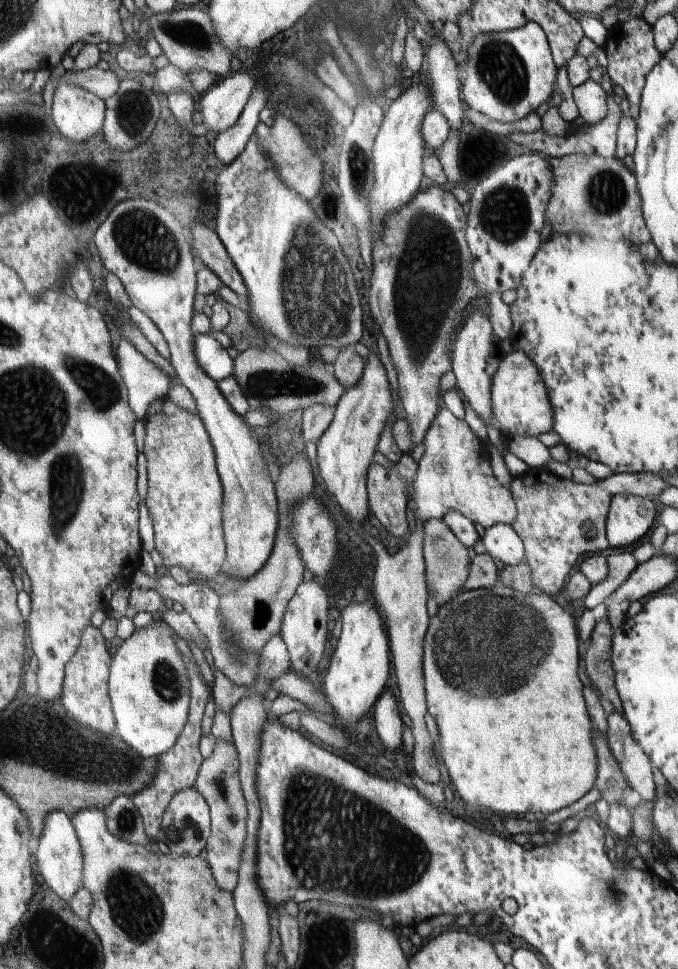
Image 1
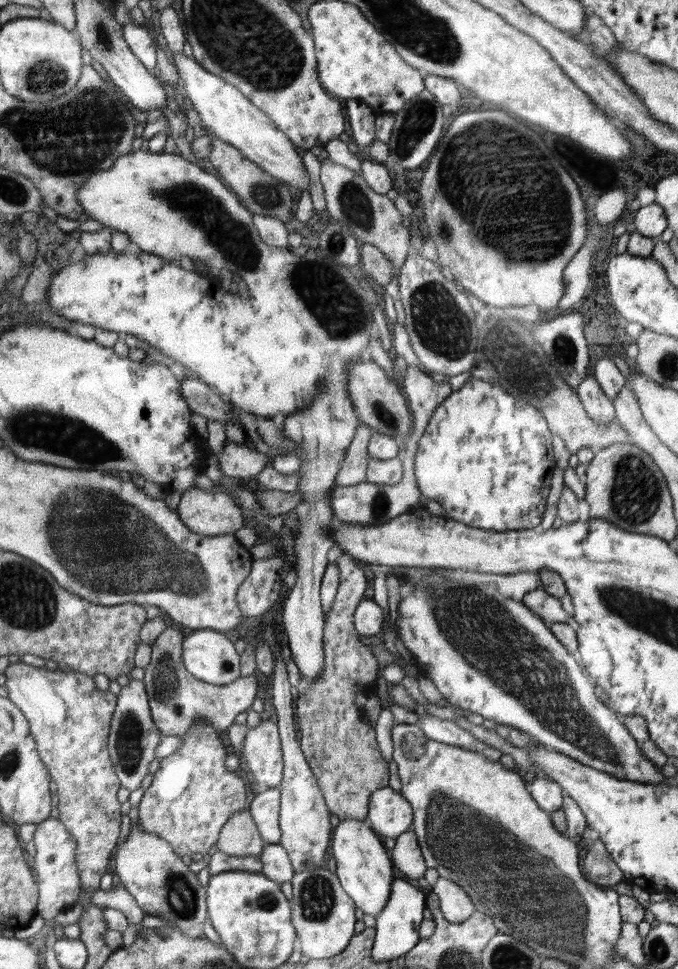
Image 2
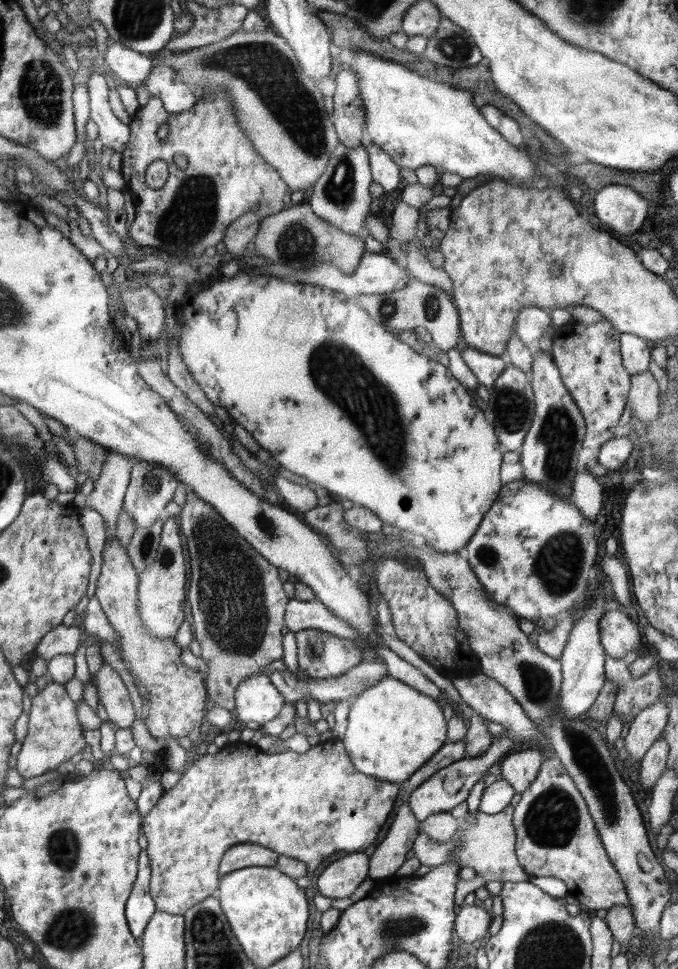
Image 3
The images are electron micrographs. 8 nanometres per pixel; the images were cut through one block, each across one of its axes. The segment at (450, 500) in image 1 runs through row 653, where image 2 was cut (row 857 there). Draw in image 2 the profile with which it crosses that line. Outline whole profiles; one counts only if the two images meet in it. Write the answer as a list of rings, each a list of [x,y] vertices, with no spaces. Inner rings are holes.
[[[409,829],[395,840],[396,846],[392,850],[393,865],[409,878],[424,877],[427,866],[415,833]]]

